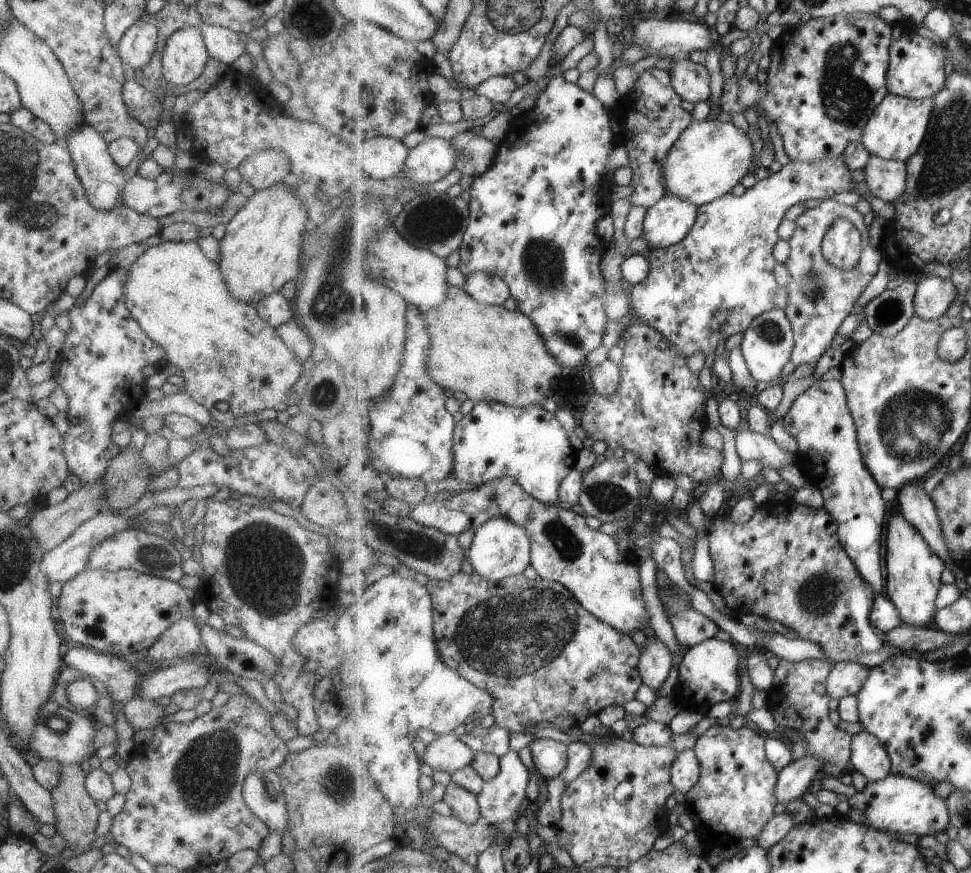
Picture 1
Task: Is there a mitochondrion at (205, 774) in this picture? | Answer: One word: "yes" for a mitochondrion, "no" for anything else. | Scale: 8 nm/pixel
yes

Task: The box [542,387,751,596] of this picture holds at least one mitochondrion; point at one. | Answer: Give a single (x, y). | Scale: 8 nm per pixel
(608, 497)

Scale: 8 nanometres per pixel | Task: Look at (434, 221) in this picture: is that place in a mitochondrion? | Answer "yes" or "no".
yes

